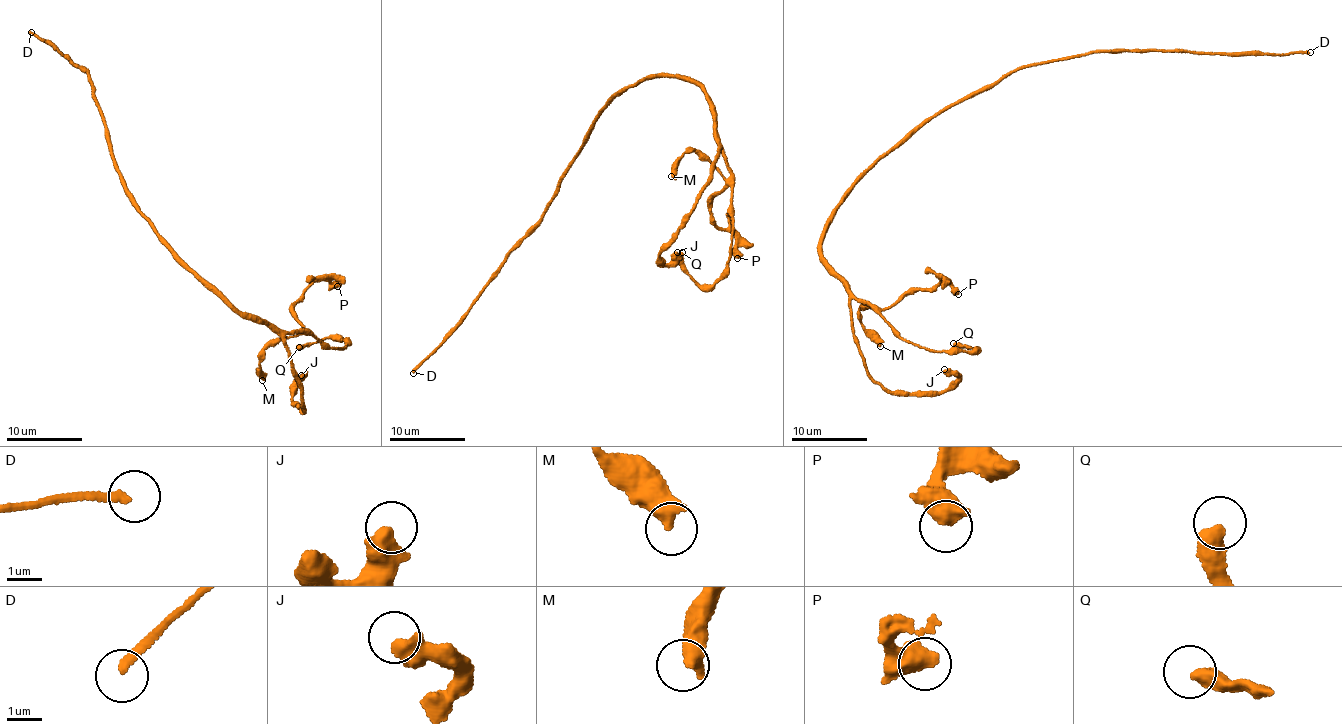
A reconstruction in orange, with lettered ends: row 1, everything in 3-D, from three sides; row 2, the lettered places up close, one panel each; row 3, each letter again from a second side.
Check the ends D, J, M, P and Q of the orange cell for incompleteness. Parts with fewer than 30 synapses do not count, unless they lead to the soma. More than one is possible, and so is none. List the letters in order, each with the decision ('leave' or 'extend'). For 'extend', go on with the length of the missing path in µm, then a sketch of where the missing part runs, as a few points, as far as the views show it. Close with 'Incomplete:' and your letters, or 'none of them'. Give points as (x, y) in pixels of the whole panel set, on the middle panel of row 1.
D: extend; missing 200 µm
J: leave
M: leave
P: leave
Q: leave
Incomplete: D

